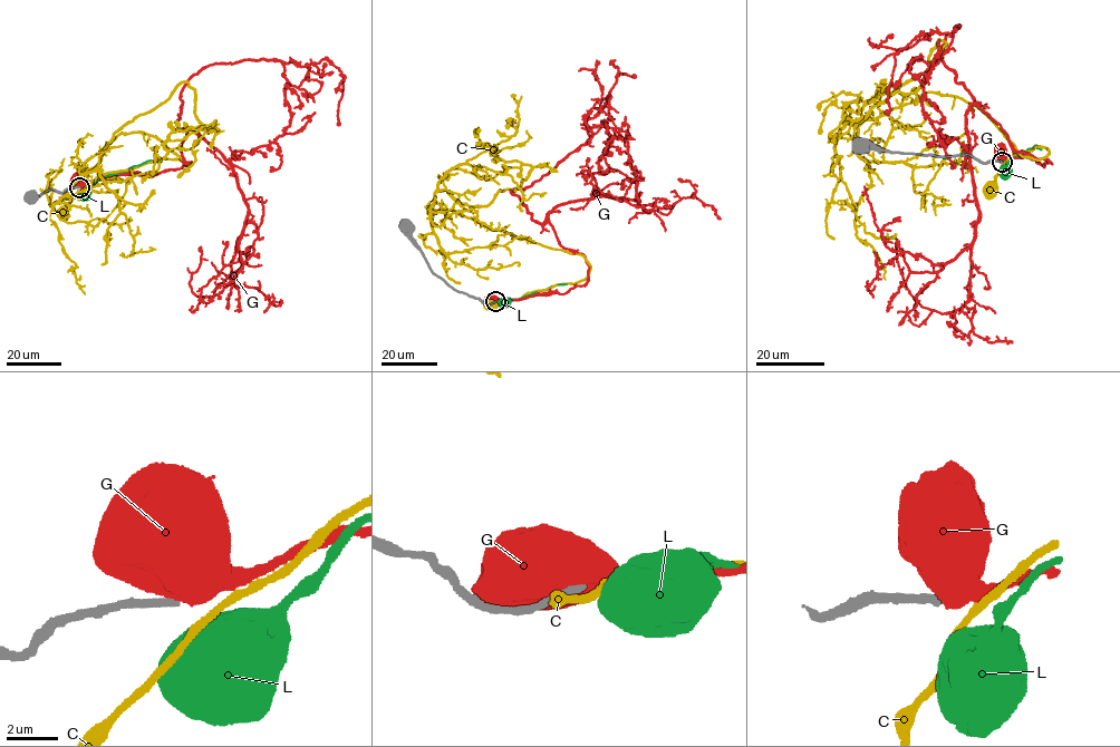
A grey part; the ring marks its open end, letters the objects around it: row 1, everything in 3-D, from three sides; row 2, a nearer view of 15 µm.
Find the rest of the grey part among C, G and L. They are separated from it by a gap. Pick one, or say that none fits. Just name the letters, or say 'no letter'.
no letter

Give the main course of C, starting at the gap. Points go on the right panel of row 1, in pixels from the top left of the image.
C: (1003, 165), (992, 190)

